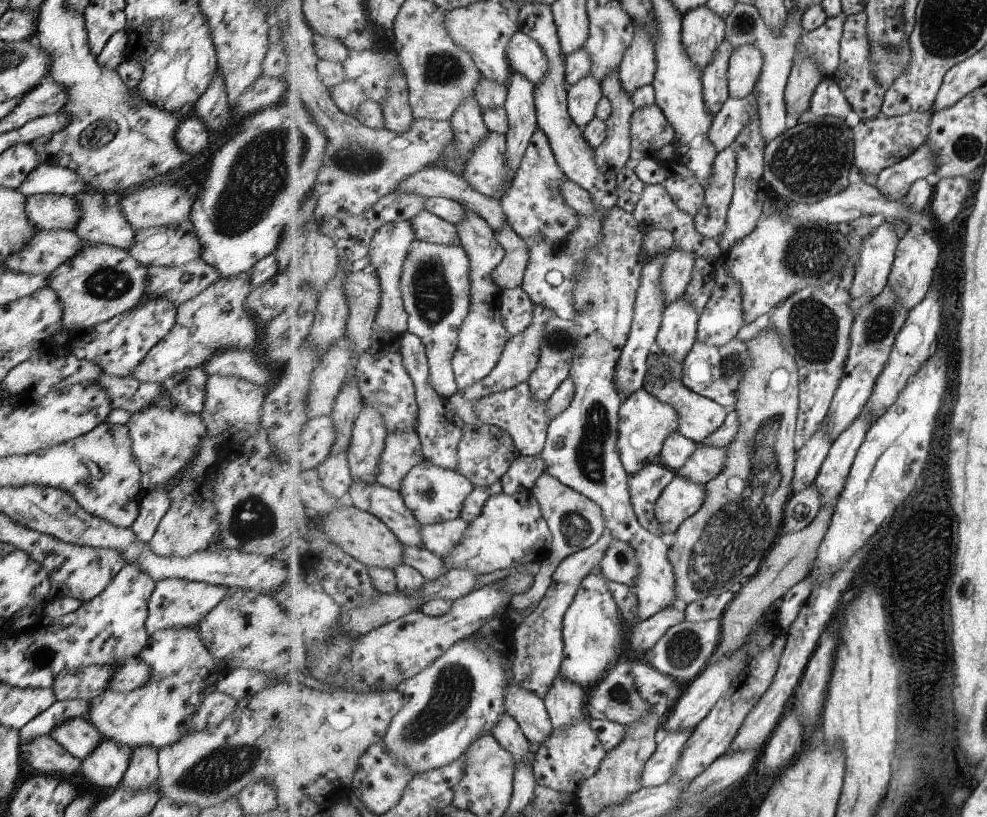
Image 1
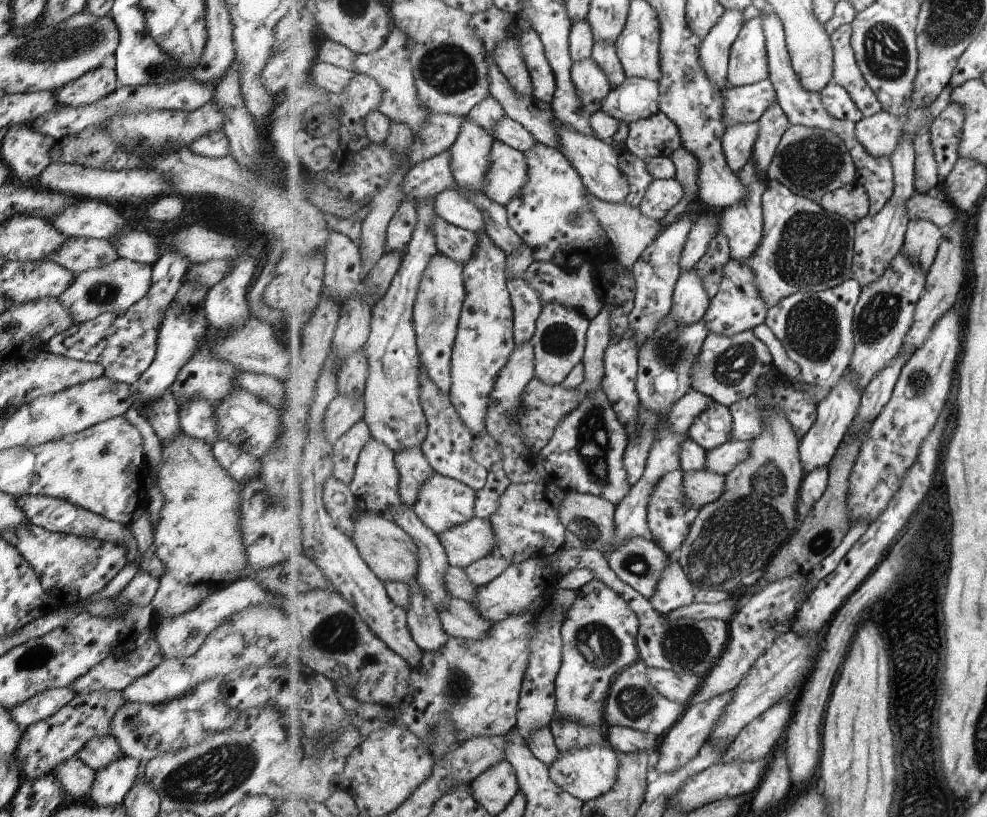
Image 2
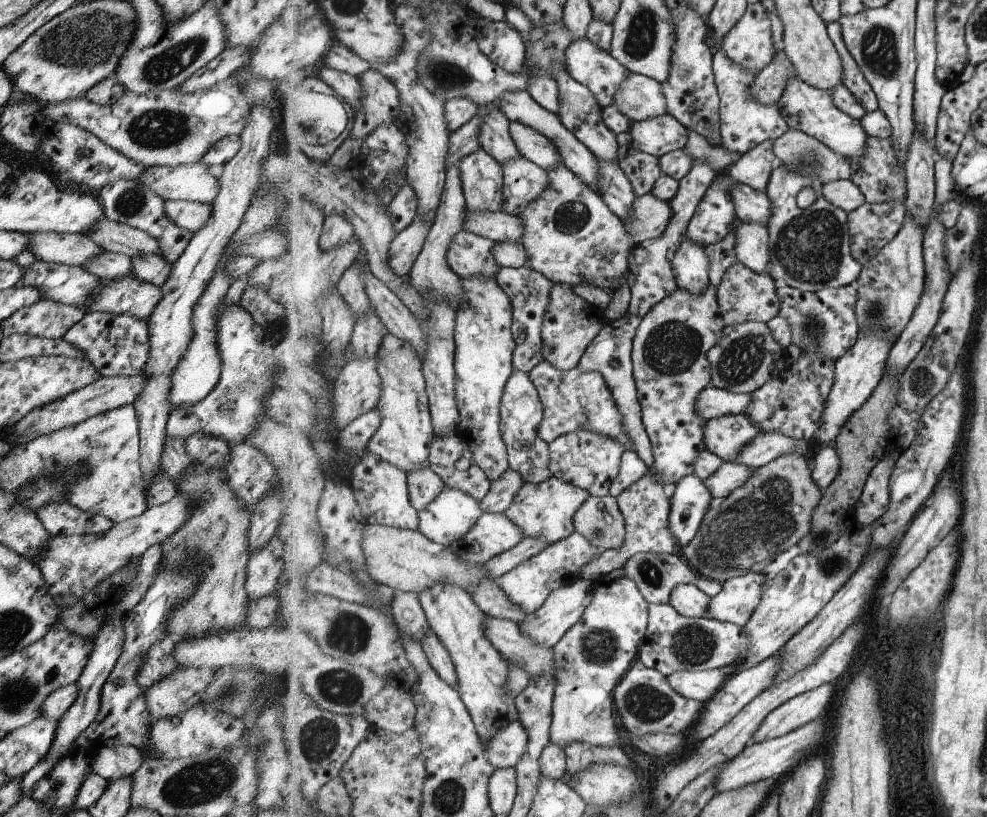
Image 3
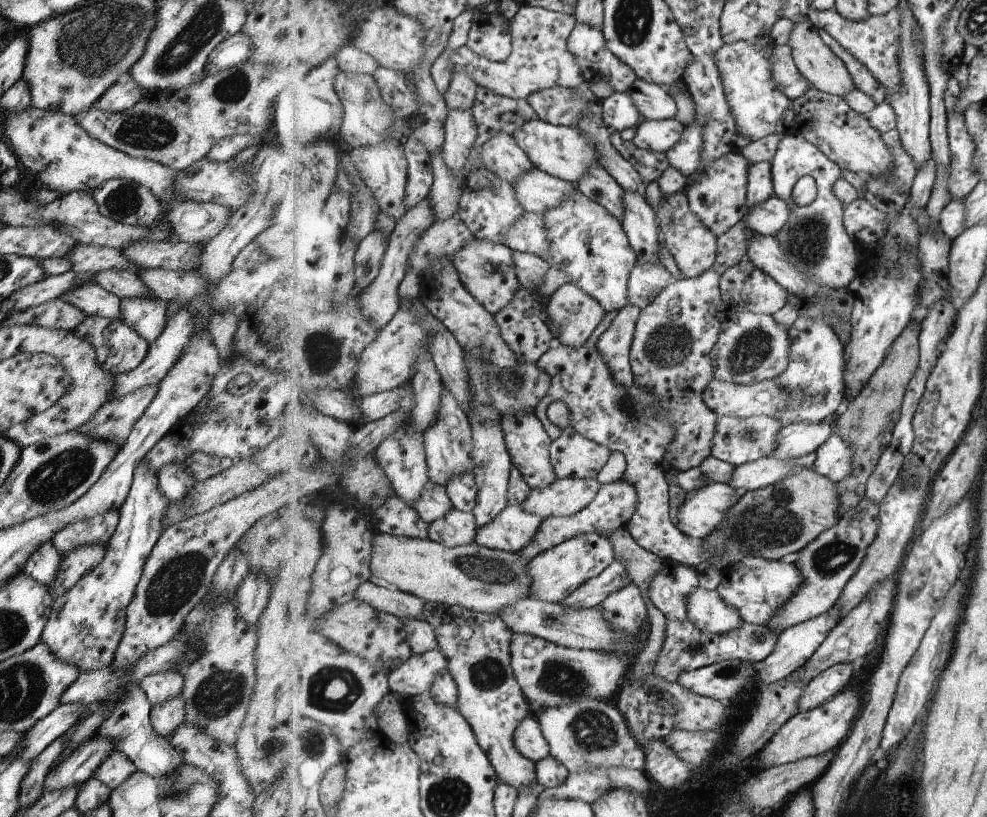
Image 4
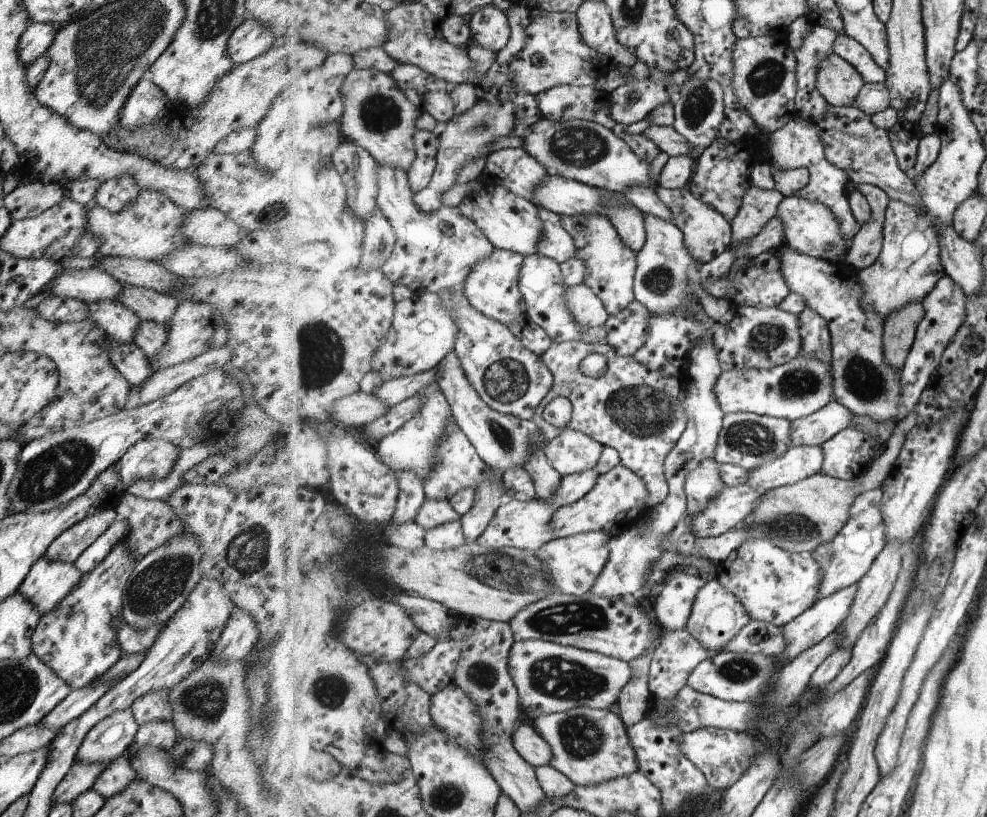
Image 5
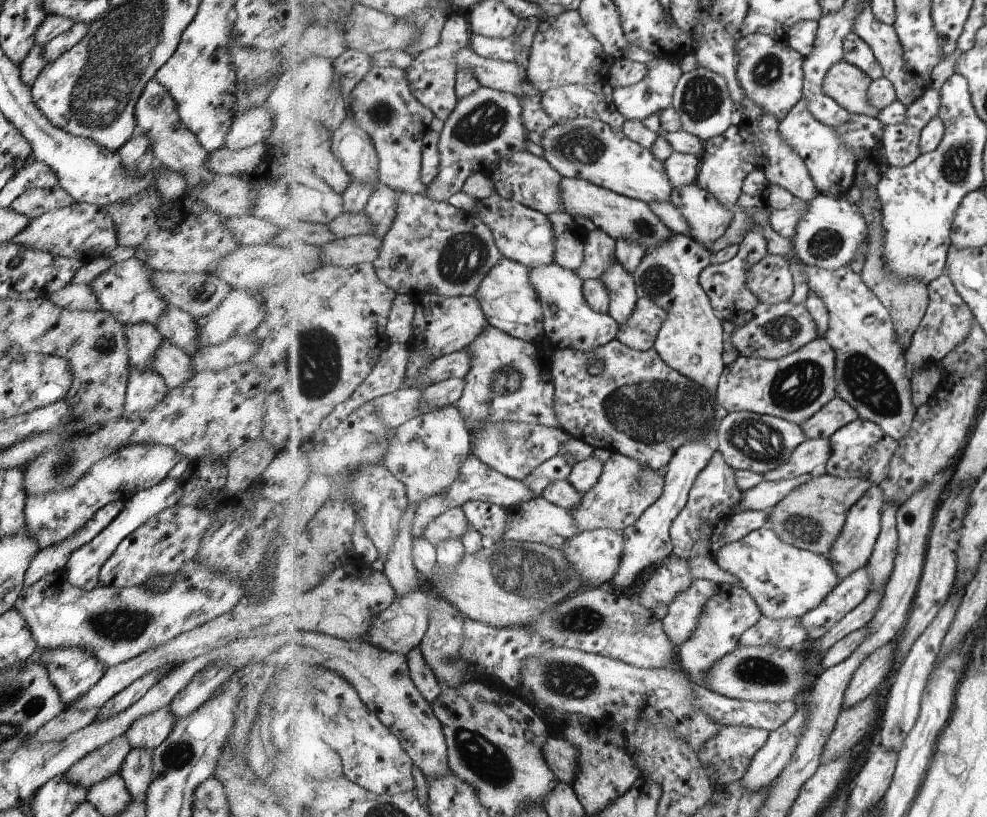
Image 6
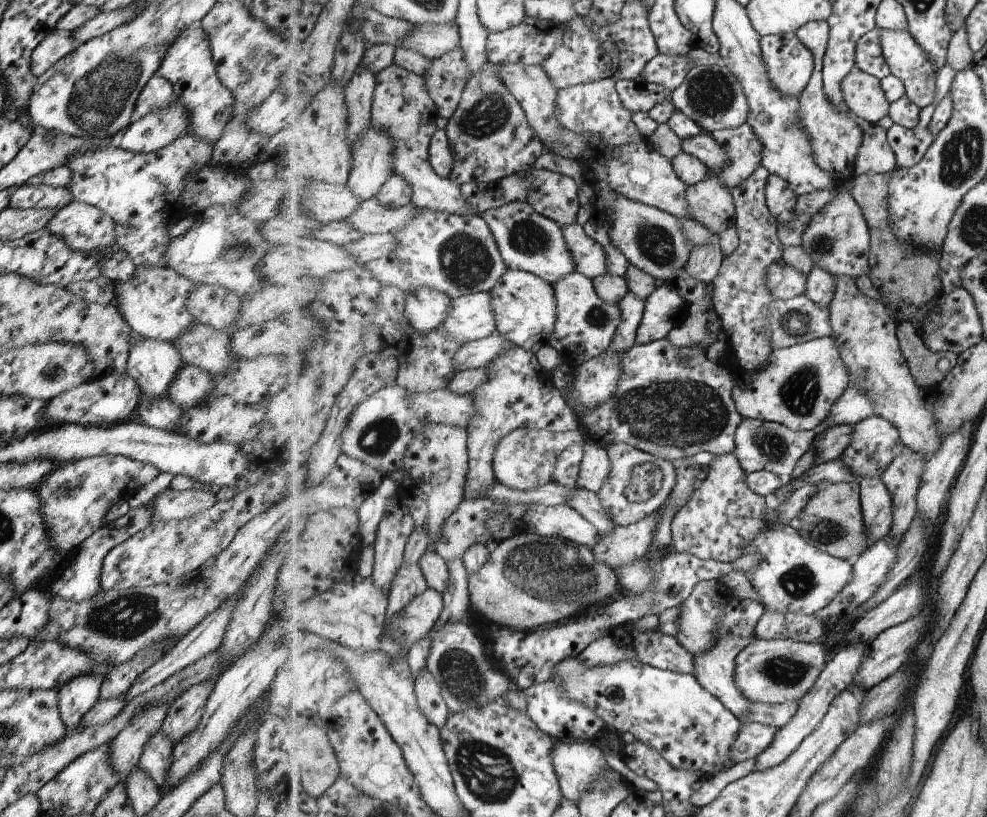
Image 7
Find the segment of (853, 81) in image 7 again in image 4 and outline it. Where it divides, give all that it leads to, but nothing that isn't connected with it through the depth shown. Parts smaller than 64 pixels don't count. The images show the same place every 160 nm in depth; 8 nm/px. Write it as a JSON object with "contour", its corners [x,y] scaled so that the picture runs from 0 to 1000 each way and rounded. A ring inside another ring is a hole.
{"contour":[[[818,20],[812,21],[811,26],[803,27],[803,31],[797,54],[802,59],[803,71],[809,78],[812,91],[816,93],[822,105],[827,105],[830,110],[854,120],[856,120],[857,115],[866,110],[868,108],[867,100],[864,100],[859,81],[849,66],[842,61],[841,56],[836,54],[823,24]]]}

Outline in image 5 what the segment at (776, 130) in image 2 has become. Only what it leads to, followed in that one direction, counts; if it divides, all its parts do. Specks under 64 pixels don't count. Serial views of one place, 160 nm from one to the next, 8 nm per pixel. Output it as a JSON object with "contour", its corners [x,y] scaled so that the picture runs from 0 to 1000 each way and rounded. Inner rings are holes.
{"contour":[[[761,225],[755,236],[749,262],[742,272],[743,301],[747,297],[755,299],[760,291],[766,290],[787,264],[790,247],[795,241],[786,230],[777,233]]]}

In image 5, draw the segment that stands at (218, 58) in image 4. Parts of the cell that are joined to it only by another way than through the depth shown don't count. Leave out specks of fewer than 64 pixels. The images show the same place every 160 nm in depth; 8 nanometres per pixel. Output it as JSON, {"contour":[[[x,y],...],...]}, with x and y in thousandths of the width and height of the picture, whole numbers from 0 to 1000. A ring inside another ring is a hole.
{"contour":[[[254,20],[236,35],[229,54],[229,66],[236,80],[253,75],[275,59],[276,43],[272,35]]]}

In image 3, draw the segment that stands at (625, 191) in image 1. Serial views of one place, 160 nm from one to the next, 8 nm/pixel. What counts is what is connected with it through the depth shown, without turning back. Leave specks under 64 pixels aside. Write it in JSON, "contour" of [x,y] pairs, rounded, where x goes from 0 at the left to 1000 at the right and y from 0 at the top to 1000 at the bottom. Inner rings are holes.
{"contour":[[[640,176],[628,180],[626,201],[636,213],[646,241],[661,235],[671,213],[668,192],[645,184]]]}

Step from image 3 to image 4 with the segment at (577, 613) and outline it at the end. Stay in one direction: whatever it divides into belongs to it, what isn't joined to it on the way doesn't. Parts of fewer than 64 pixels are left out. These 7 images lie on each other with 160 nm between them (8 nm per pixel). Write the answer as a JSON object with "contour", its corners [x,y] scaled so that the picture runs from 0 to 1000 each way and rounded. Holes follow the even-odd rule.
{"contour":[[[621,687],[607,705],[593,711],[587,721],[578,727],[570,739],[584,745],[598,745],[607,742],[620,725],[631,720],[640,710],[629,687]]]}

